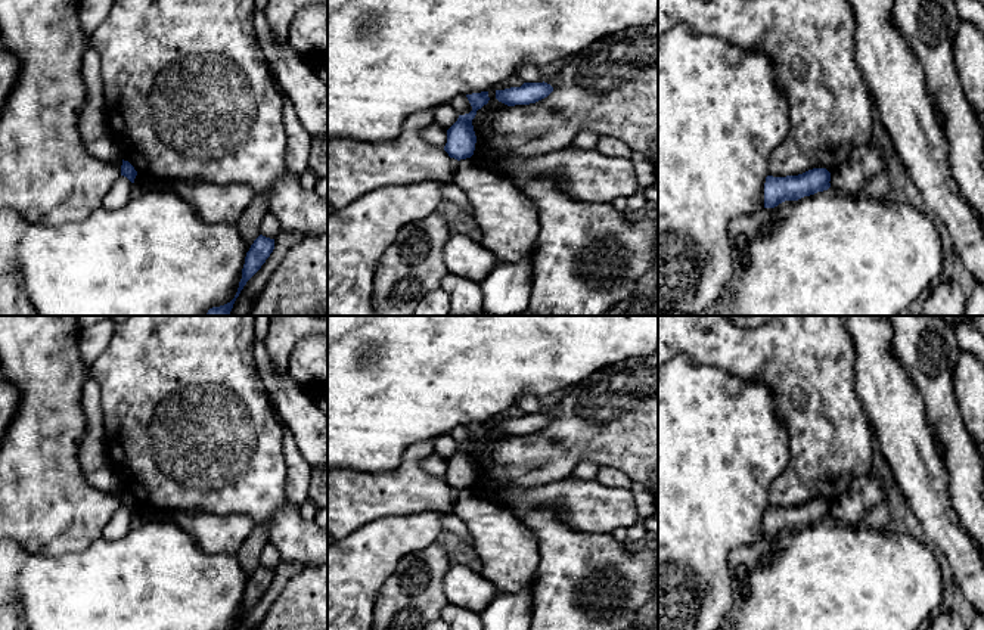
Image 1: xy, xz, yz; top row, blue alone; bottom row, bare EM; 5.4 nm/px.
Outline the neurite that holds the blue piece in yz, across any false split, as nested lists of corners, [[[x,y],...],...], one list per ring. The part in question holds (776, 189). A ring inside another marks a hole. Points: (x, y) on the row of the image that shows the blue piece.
[[[813,168],[798,176],[767,176],[764,183],[764,208],[775,208],[785,201],[798,201],[804,196],[828,190],[831,173],[826,168]]]

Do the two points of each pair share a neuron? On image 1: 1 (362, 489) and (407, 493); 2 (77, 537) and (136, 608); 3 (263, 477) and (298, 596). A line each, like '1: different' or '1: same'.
1: same
2: different
3: different

